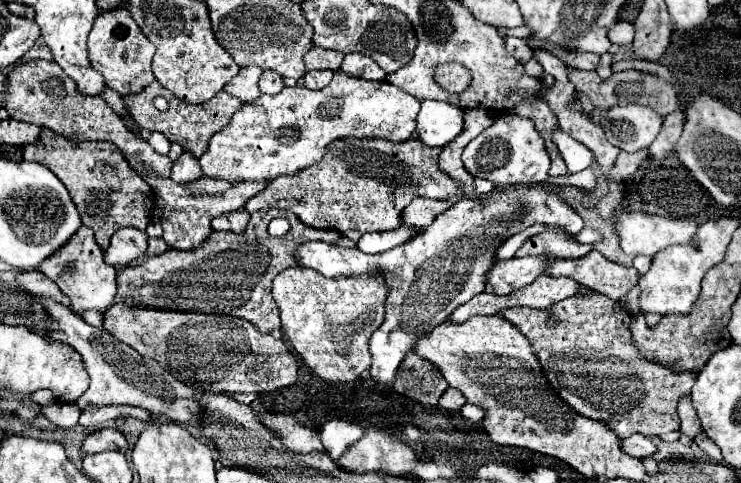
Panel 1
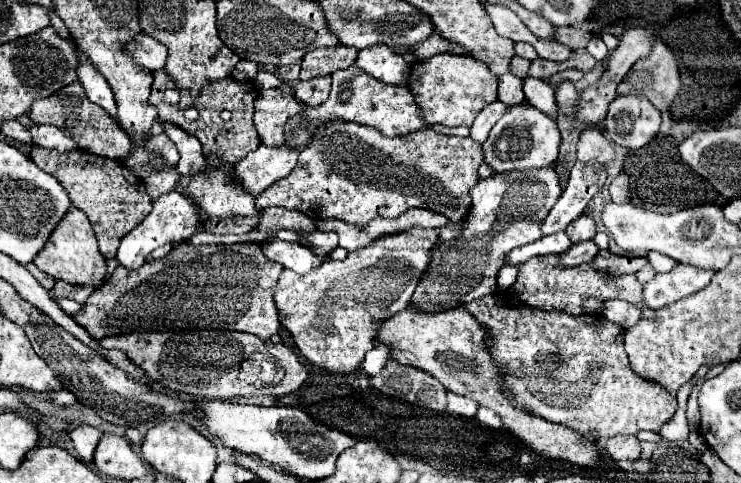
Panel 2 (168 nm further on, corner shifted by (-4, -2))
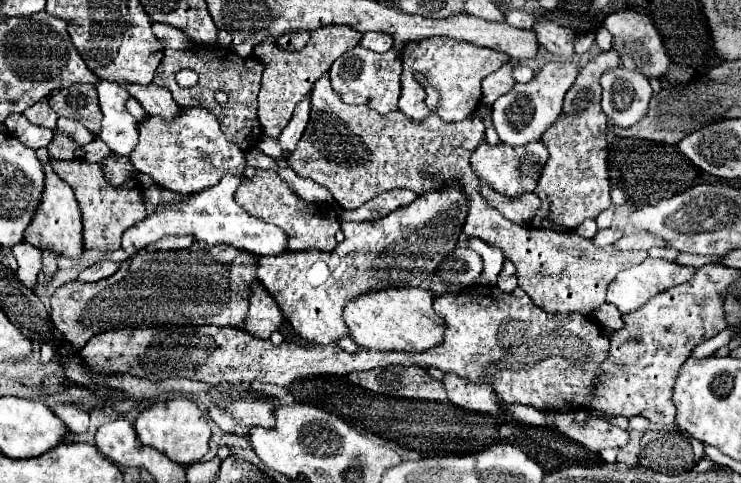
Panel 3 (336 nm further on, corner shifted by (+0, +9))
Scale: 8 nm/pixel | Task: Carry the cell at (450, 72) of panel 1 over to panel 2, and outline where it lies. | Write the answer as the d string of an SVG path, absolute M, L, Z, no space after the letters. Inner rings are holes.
M438 54L428 60L418 60L410 66L408 88L420 108L420 116L426 124L442 126L472 126L476 114L498 98L498 78L492 74L486 62L472 56Z

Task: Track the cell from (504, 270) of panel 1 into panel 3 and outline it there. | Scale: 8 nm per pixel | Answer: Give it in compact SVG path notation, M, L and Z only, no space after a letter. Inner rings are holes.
M604 229L604 231L598 231L594 237L592 237L592 243L596 245L596 247L608 247L608 245L612 245L616 239L620 239L622 237L622 231L620 229Z

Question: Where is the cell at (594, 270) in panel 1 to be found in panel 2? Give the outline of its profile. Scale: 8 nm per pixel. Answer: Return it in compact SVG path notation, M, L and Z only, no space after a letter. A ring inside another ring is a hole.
M602 254L596 256L596 260L592 262L596 264L596 268L600 270L606 270L608 274L620 274L620 272L632 272L630 270L630 260L628 258L604 258Z

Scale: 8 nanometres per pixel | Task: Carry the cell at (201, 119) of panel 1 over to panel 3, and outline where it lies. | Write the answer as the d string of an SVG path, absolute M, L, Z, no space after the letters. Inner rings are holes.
M194 47L186 51L164 51L164 59L160 61L158 73L154 75L154 83L168 89L174 101L182 107L204 107L208 109L220 123L226 139L240 149L254 149L262 137L262 129L256 117L256 97L260 91L260 77L262 77L262 63L254 57L236 57L230 49L212 49L212 47ZM182 69L190 69L198 73L198 83L194 87L180 87L174 79ZM216 91L224 91L228 95L226 105L218 105L214 99Z

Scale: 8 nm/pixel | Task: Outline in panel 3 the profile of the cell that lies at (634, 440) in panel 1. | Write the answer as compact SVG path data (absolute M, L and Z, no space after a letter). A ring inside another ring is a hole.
M570 413L556 415L560 431L590 451L602 451L608 447L624 447L628 443L628 431L610 425L602 417L590 417L586 423L574 423Z

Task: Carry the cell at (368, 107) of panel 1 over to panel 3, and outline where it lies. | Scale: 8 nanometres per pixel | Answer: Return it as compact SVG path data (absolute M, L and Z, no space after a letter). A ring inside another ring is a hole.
M356 45L334 61L328 75L332 81L334 93L344 103L366 105L366 107L378 111L380 115L386 115L386 113L398 109L400 73L402 73L402 61L400 61L400 53L396 49L390 49L386 53L374 53L370 49Z

